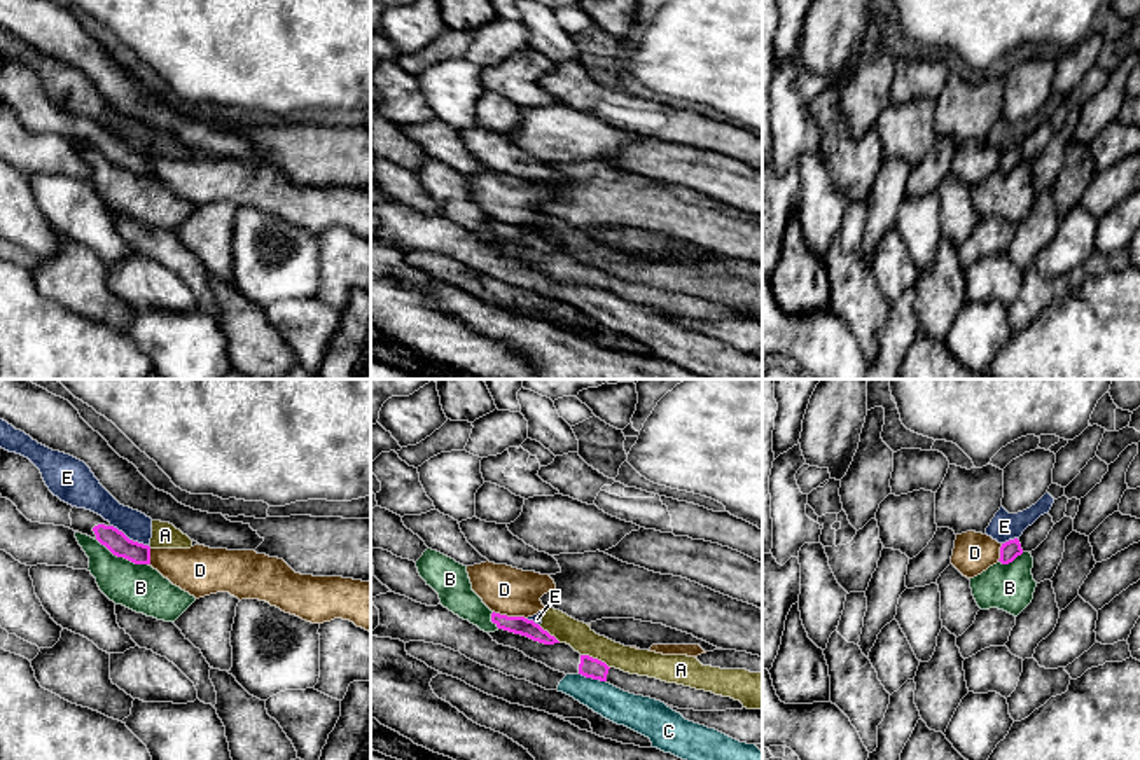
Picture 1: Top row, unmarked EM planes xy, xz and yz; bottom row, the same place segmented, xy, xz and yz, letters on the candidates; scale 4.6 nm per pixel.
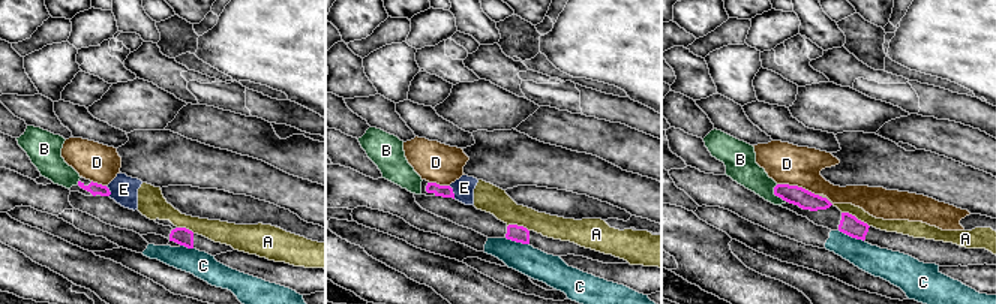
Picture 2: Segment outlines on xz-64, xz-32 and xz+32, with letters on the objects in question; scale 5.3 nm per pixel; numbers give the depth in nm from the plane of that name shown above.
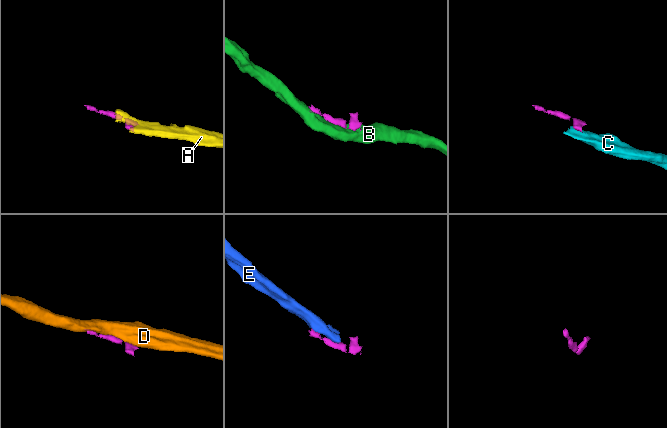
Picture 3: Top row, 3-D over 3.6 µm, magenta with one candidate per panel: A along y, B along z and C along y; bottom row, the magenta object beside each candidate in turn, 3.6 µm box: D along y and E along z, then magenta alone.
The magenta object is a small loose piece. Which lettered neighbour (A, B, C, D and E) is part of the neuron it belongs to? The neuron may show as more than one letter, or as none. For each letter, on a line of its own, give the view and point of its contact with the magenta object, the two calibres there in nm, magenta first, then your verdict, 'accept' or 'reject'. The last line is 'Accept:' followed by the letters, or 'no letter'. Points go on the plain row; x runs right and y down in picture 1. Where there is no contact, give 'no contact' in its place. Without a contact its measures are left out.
A: meets magenta in xz at (595, 268); 100 nm thick on the magenta side, 120 nm on the other; reject
B: meets magenta in xy at (123, 165); 100 nm thick on the magenta side, 220 nm on the other; reject
C: meets magenta in xz at (593, 287); 100 nm thick on the magenta side, 160 nm on the other; reject
D: meets magenta in xz at (511, 226); 80 nm thick on the magenta side, 220 nm on the other; reject
E: meets magenta in xy at (128, 147); 100 nm thick on the magenta side, 140 nm on the other; reject
Accept: no letter

